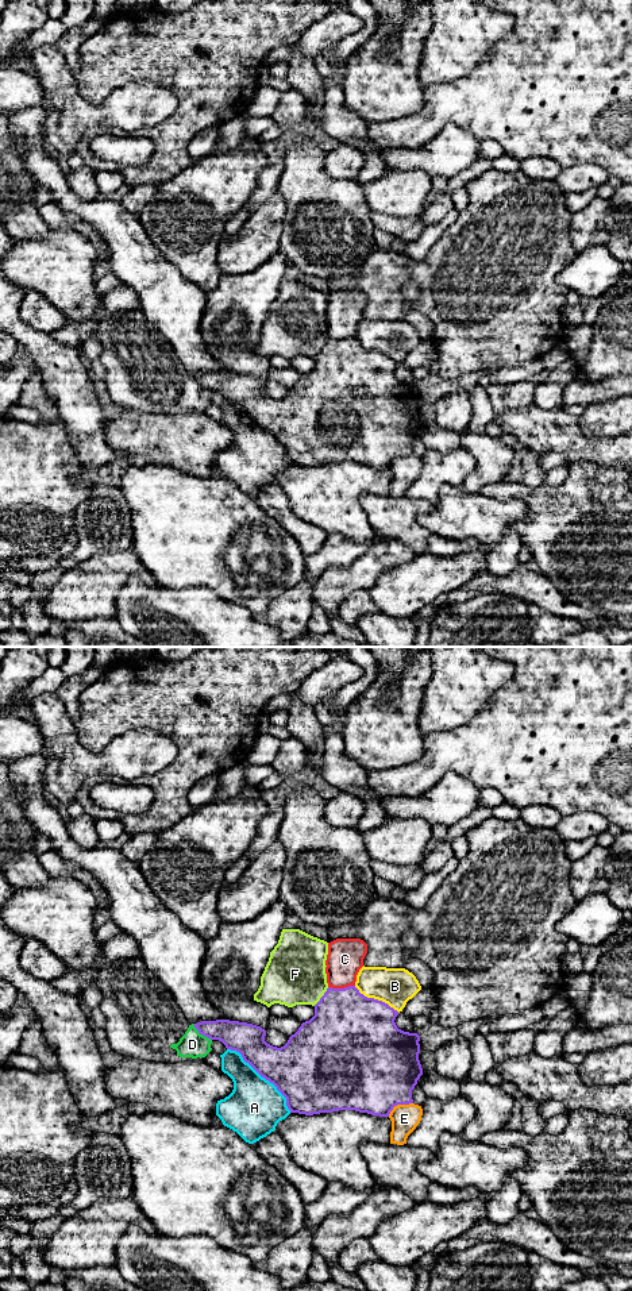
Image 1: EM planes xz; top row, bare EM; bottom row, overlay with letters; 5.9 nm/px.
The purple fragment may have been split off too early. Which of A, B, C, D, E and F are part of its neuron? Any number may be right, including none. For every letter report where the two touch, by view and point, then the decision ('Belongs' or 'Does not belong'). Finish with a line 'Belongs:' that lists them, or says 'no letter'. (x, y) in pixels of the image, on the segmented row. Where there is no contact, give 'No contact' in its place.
A: Touches purple at xz (264, 1076). Does not belong
B: Touches purple at xz (377, 999). Does not belong
C: Touches purple at xz (340, 989). Does not belong
D: Touches purple at xz (201, 1033). Does not belong
E: Touches purple at xz (399, 1103). Does not belong
F: Touches purple at xz (322, 997). Does not belong
Belongs: no letter

